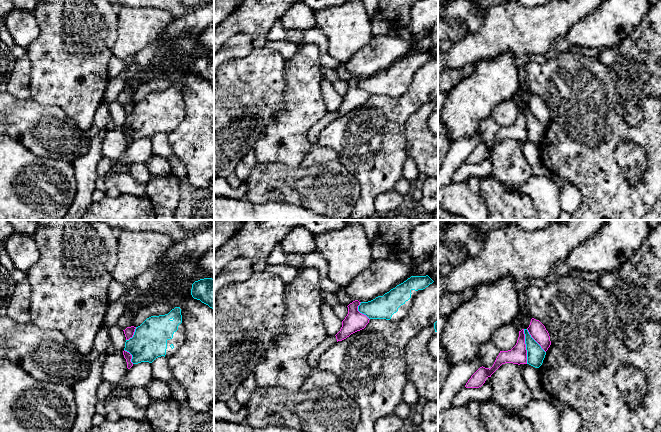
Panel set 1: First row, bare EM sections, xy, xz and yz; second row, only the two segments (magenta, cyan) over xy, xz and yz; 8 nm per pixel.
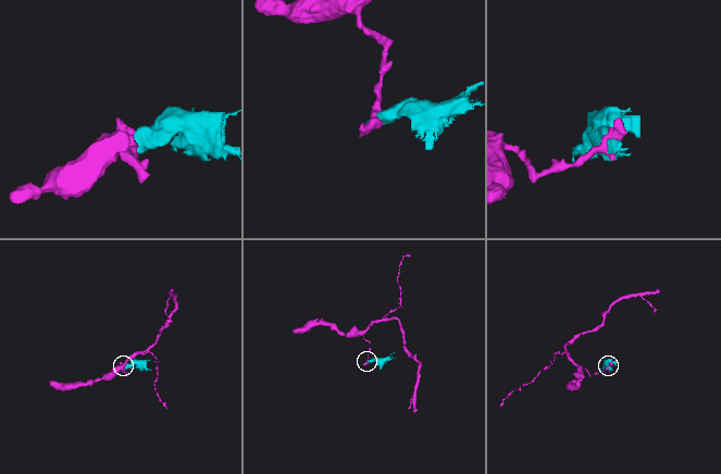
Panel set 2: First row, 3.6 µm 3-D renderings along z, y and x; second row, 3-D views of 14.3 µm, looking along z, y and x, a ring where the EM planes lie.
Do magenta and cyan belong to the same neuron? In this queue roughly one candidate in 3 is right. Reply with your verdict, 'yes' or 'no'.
no

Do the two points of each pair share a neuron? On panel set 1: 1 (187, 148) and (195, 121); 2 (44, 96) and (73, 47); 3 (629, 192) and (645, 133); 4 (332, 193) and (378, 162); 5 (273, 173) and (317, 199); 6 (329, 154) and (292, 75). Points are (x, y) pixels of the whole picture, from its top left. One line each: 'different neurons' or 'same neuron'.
1: same neuron
2: same neuron
3: same neuron
4: different neurons
5: same neuron
6: different neurons

